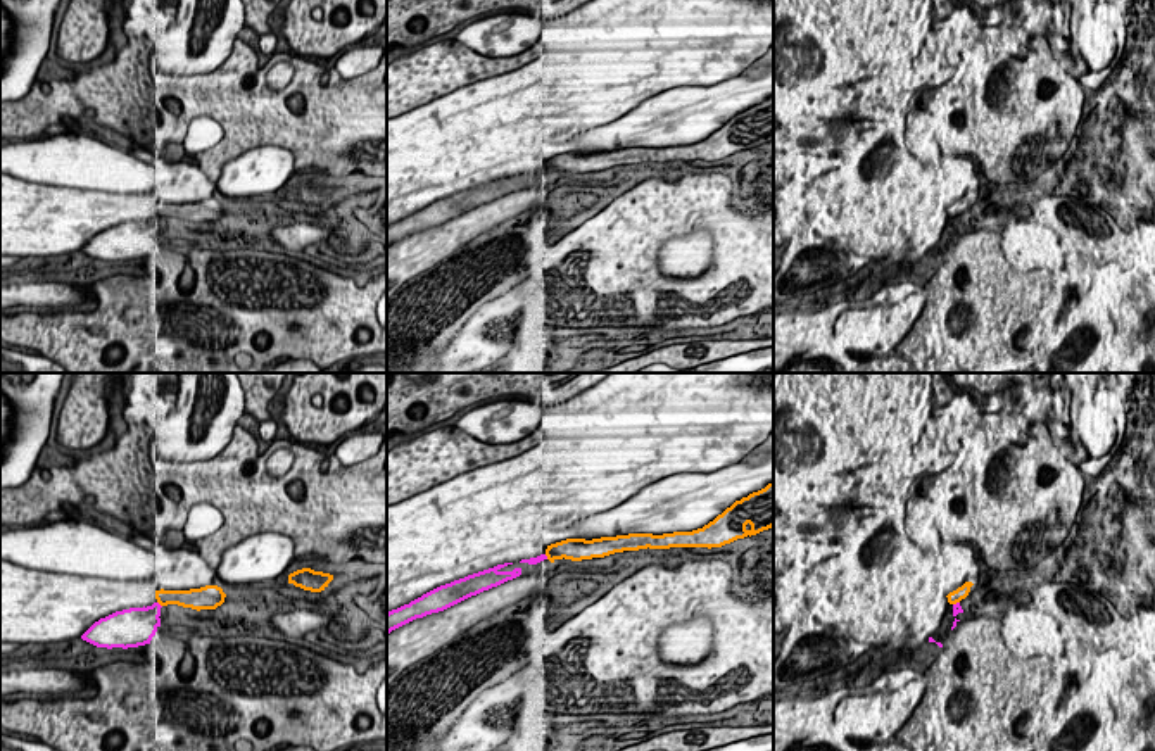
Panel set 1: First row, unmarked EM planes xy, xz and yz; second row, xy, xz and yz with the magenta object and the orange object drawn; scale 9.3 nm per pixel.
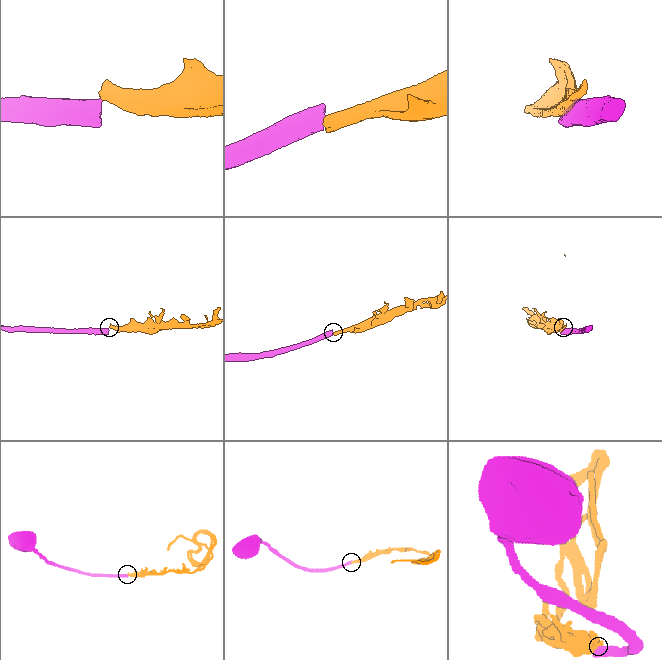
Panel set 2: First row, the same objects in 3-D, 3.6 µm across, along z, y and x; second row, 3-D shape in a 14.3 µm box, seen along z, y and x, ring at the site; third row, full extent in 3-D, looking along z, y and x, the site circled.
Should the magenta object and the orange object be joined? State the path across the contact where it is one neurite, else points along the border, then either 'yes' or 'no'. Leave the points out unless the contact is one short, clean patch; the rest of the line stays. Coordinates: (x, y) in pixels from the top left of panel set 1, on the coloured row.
border xy (157, 601), (161, 606); no

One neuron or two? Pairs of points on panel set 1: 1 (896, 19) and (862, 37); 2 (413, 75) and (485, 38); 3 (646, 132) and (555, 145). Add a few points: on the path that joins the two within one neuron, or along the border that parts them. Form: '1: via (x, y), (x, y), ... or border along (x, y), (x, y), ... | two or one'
1: via (888, 28), (881, 33), (870, 33) | one
2: border along (456, 38), (480, 54), (508, 57) | two
3: border along (577, 142), (570, 151) | two

